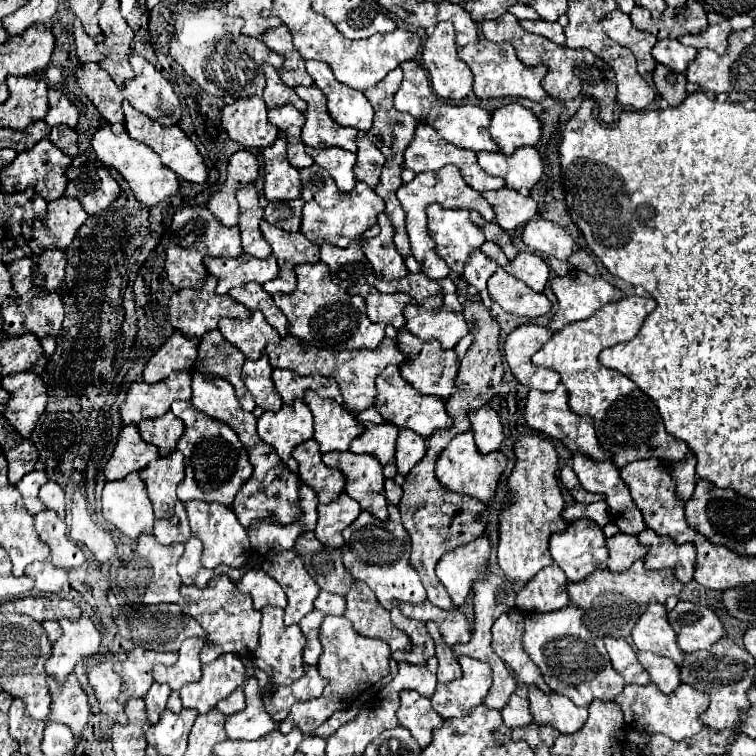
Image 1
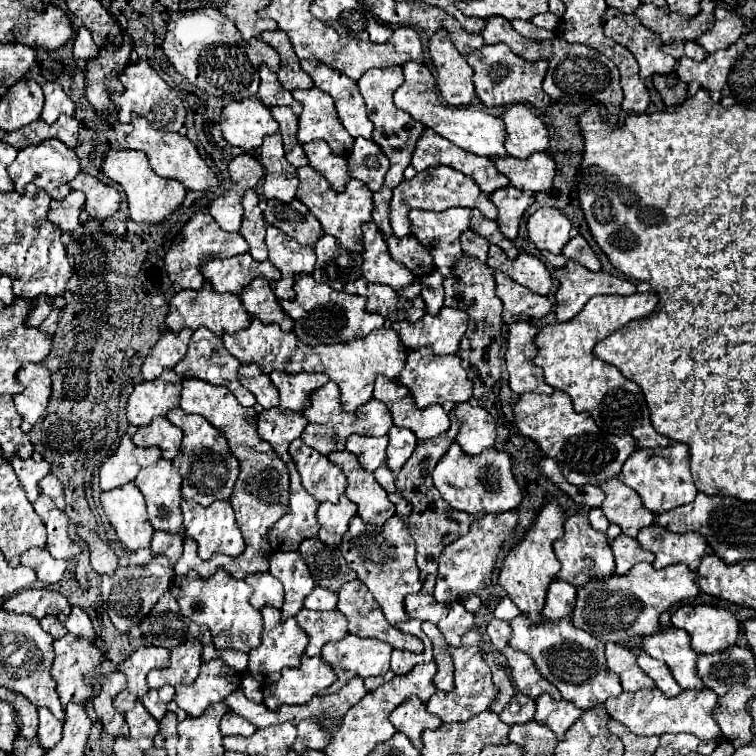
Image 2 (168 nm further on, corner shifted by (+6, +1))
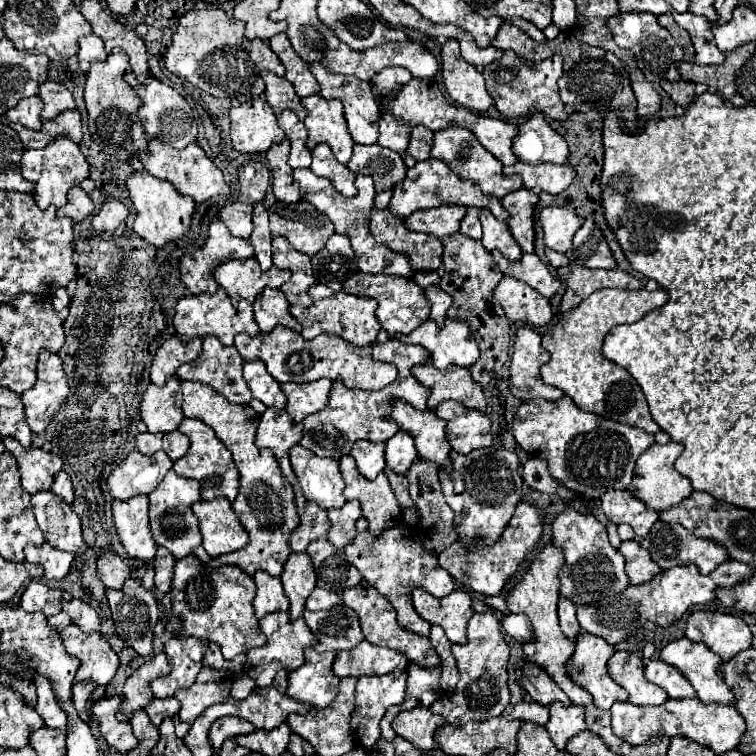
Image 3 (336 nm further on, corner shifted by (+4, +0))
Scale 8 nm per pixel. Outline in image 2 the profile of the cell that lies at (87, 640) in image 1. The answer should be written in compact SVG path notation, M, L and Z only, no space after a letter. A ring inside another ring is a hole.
M72 606L70 616L60 616L60 620L62 620L62 624L68 628L70 634L76 634L78 638L84 638L84 640L88 640L88 642L94 642L96 632L94 632L92 622L90 622L90 618L88 618L88 614L86 614L84 610Z

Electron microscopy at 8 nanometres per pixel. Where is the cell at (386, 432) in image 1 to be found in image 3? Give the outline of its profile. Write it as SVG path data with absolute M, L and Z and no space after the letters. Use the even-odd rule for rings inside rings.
M358 441L350 455L356 459L358 471L366 477L366 479L376 479L376 475L380 471L384 471L386 463L384 463L384 443L368 443L368 441Z

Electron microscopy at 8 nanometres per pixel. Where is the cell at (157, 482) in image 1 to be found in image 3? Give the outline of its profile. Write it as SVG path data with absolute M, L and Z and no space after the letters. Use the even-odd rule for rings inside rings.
M170 471L166 479L156 487L156 491L148 495L148 499L150 499L150 527L152 527L156 545L166 547L176 559L184 559L192 555L194 547L202 545L198 521L196 521L196 515L192 513L192 505L202 499L200 483L196 483L194 479L184 479L174 471Z

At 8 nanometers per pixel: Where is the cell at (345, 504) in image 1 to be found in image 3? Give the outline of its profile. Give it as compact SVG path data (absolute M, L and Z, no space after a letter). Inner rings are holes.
M346 501L344 507L328 511L328 519L332 523L328 541L334 547L344 549L348 543L352 543L352 539L356 535L356 521L360 519L360 503Z

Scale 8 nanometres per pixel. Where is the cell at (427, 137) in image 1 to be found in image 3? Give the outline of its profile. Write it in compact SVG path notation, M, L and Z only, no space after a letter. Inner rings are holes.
M450 125L448 129L438 131L438 133L434 135L432 157L448 163L450 169L452 169L460 179L470 179L470 181L478 183L484 193L496 195L498 199L502 199L506 193L512 193L512 191L516 191L516 189L522 187L520 175L508 175L508 191L506 191L506 175L502 173L502 163L500 163L494 155L488 155L488 151L478 143L478 139L474 137L474 133L472 133L470 129L466 129L466 127Z

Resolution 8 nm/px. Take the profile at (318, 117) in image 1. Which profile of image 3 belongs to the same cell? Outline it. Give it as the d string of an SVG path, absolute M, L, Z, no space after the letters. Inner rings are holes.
M320 95L304 97L302 105L308 109L304 125L308 129L306 147L314 149L318 143L328 143L340 163L348 163L354 147L354 139L348 135L342 103L336 99L324 99Z

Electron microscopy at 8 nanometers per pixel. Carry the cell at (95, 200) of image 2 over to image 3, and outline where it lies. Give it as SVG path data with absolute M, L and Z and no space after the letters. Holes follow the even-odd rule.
M116 199L106 201L100 209L100 213L94 215L92 219L92 229L98 233L110 233L116 231L116 227L128 217L128 207Z

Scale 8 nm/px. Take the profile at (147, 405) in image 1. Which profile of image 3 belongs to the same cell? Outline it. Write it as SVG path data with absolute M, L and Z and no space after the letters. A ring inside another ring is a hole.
M168 377L164 387L150 385L148 391L142 397L140 417L146 423L150 433L170 433L176 431L182 415L182 391L180 391L180 379Z

